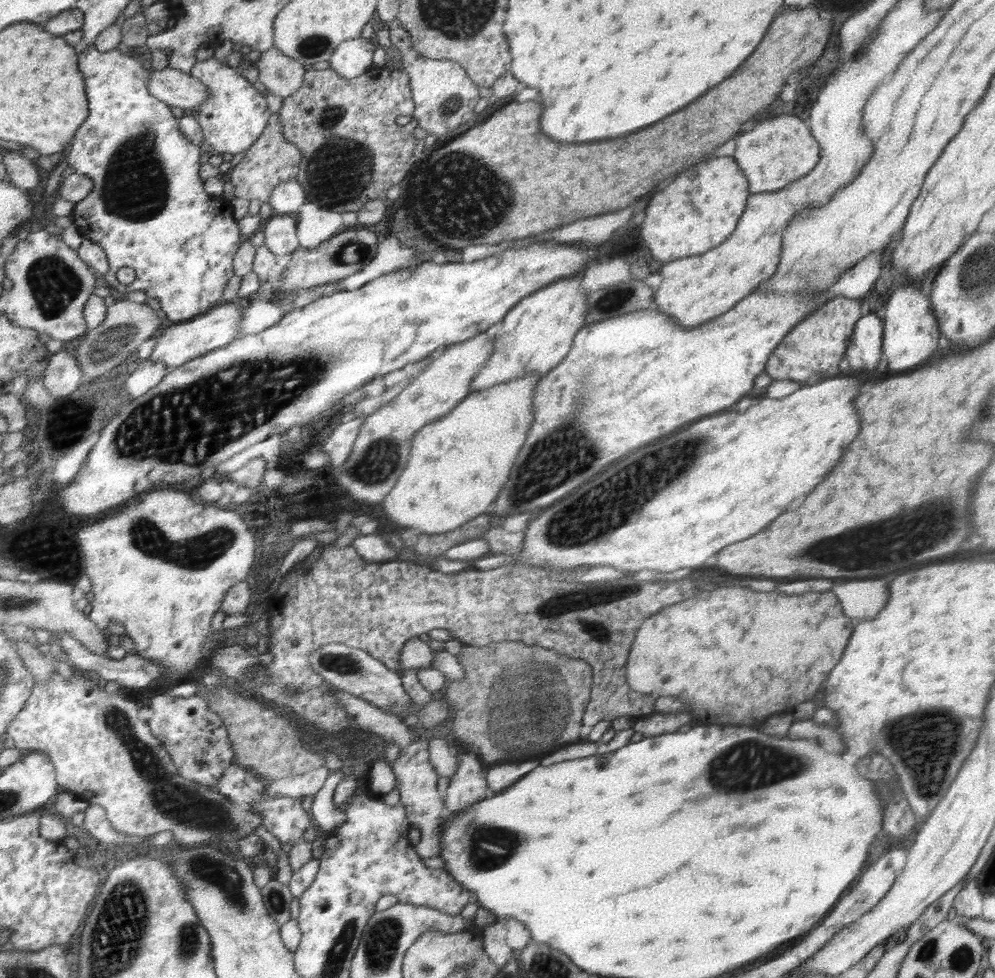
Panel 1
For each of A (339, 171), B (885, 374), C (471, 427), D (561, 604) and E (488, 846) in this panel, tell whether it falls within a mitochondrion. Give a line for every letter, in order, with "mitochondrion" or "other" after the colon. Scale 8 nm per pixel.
A: mitochondrion
B: other
C: other
D: mitochondrion
E: mitochondrion

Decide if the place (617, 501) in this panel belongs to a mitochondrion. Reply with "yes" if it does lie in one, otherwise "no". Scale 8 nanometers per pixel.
yes

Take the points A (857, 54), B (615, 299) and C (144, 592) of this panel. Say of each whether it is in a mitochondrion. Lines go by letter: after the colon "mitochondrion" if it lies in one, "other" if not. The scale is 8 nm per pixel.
A: other
B: mitochondrion
C: other

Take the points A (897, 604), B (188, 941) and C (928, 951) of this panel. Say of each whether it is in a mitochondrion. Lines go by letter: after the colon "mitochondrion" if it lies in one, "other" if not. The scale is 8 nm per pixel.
A: other
B: mitochondrion
C: mitochondrion

